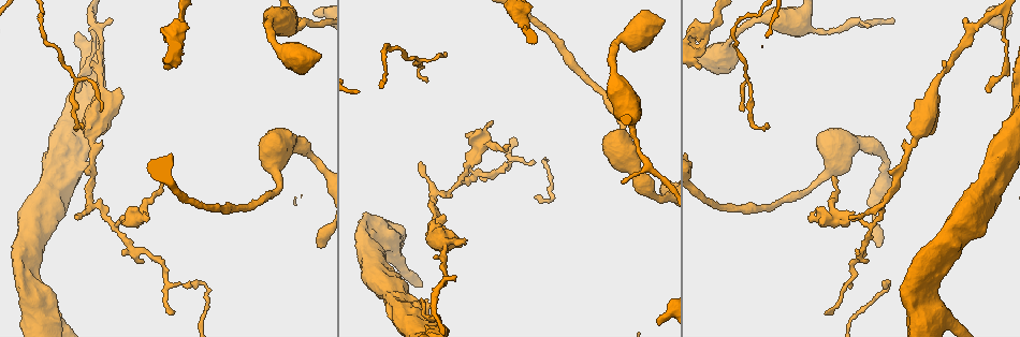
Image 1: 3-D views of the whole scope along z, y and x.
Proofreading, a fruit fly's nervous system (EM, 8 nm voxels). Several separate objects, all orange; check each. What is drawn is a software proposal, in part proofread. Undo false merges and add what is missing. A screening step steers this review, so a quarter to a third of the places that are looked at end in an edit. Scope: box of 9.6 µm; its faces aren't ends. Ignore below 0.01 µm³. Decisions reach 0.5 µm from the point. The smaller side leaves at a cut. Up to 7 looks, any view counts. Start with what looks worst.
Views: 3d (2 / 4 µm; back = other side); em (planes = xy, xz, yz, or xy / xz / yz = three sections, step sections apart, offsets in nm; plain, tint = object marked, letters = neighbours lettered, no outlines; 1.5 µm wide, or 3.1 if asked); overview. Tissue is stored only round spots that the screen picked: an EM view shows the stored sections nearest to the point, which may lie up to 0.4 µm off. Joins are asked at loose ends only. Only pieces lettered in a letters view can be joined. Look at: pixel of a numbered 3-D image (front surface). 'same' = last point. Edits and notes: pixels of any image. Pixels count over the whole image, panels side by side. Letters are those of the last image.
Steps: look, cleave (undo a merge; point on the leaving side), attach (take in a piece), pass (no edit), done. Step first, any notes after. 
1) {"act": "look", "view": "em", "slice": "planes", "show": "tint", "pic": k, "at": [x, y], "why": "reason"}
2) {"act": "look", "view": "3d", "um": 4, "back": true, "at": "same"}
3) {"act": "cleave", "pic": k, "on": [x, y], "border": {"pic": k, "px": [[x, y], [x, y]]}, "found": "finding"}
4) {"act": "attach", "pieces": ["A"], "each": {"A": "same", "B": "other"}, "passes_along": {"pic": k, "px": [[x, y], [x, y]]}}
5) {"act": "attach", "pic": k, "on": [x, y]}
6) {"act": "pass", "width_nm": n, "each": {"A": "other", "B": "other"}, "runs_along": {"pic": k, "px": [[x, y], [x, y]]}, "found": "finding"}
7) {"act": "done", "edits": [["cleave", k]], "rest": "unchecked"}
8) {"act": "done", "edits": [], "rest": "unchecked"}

{"act": "look", "view": "3d", "um": 4, "pic": 1, "at": [622, 184], "why": "branch stops here"}

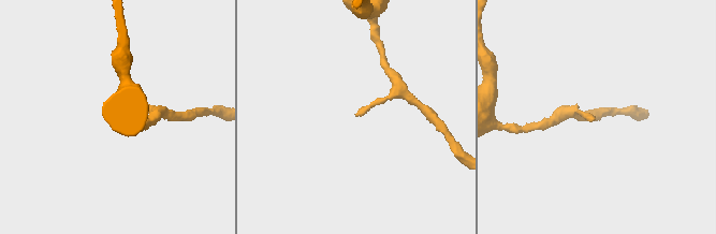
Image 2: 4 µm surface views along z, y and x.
{"act": "look", "view": "em", "slice": "planes", "show": "letters", "pic": 2, "at": [356, 116]}

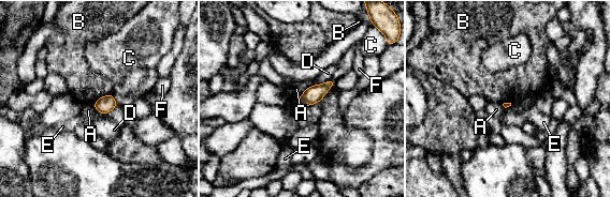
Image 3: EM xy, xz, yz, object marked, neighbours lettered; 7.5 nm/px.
{"act": "pass", "each": {"A": "other", "B": "other", "C": "other", "D": "other", "E": "other", "F": "other"}, "border": {"pic": 3, "px": [[111, 93], [100, 96], [92, 103]]}, "found": "no lettered piece goes on from it"}

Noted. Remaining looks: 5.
{"act": "look", "view": "3d", "um": 2, "back": true, "pic": 1, "at": [885, 201], "why": "branch point"}

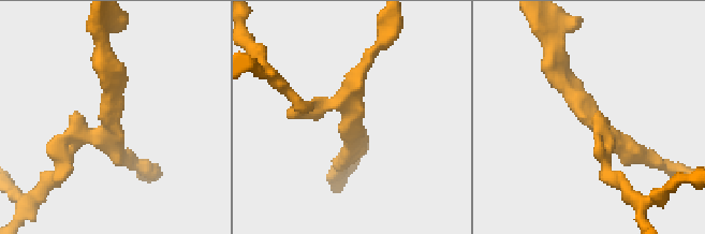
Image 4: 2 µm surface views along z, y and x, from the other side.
{"act": "look", "view": "em", "slice": "planes", "show": "letters", "pic": 4, "at": [111, 128], "why": "now the EM"}

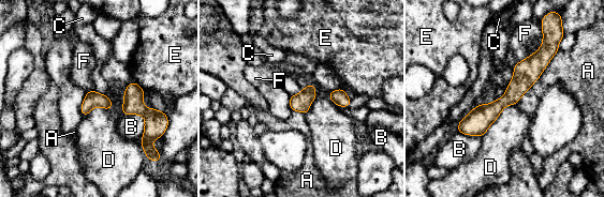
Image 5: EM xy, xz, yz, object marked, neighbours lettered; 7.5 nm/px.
{"act": "pass", "each": {"A": "other", "B": "other", "C": "other", "D": "other", "E": "other", "F": "other"}, "border": {"pic": 5, "px": [[516, 103], [506, 105], [482, 137]]}, "found": "all the same neuron"}

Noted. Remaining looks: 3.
{"act": "look", "view": "em", "slice": "planes", "show": "letters", "pic": 1, "at": [523, 28]}

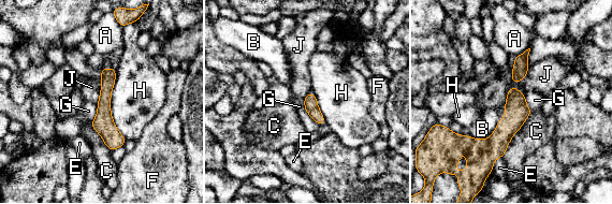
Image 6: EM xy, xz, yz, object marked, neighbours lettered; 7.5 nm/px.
{"act": "pass", "each": {"A": "other", "B": "other", "C": "other", "E": "other", "F": "other", "G": "other", "H": "other", "J": "other"}, "runs_along": {"pic": 6, "px": [[104, 71], [104, 126], [112, 147]]}, "found": "all the same neuron"}

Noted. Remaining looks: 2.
{"act": "done", "edits": [], "rest": "unchecked"}

